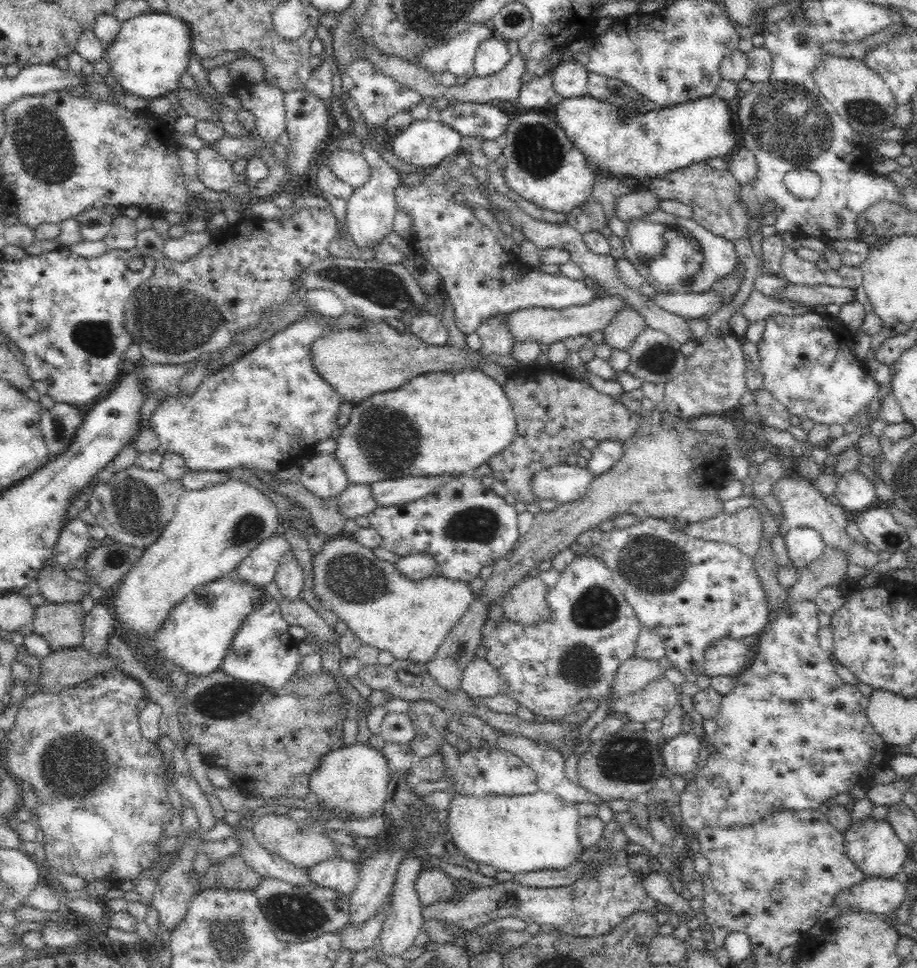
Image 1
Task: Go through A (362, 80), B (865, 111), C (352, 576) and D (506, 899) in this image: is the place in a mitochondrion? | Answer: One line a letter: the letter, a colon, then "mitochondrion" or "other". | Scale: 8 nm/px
A: other
B: mitochondrion
C: mitochondrion
D: mitochondrion

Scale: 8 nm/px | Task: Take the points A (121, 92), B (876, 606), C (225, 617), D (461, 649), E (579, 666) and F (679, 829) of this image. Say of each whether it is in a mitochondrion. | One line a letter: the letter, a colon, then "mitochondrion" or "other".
A: other
B: other
C: other
D: other
E: mitochondrion
F: other

